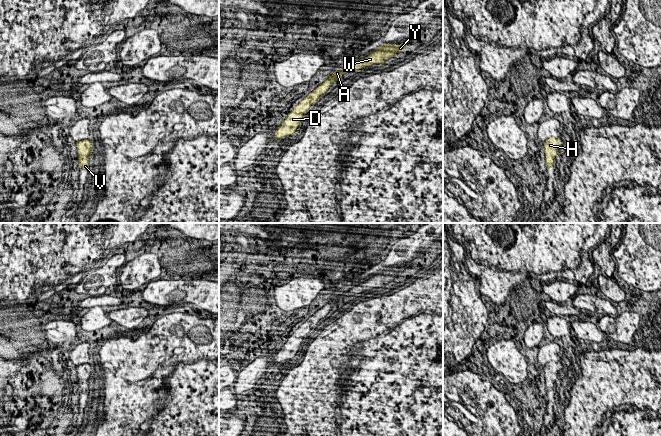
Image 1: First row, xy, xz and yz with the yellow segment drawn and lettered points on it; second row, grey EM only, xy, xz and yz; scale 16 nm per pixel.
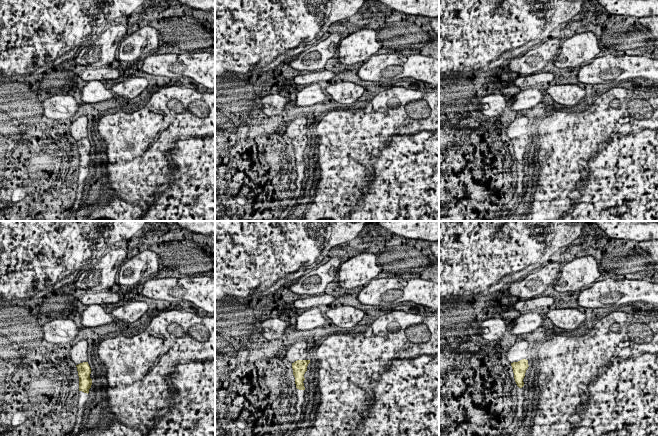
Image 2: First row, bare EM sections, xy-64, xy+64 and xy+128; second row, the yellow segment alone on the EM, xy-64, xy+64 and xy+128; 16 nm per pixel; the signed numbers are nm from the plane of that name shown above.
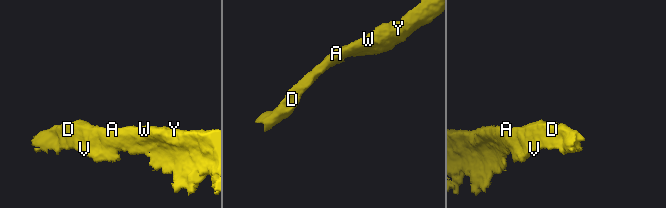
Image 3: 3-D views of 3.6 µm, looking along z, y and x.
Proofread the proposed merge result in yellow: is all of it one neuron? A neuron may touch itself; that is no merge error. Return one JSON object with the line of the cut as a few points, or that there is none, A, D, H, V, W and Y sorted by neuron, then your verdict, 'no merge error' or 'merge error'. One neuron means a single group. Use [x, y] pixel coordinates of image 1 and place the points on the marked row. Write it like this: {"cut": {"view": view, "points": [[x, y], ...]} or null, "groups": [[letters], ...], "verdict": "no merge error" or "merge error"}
{"cut": null, "groups": [["A", "D", "H", "V", "W", "Y"]], "verdict": "no merge error"}

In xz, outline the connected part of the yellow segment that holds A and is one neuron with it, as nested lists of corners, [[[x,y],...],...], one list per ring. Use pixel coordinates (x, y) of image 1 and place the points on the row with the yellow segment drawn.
[[[406,42],[400,45],[393,46],[392,44],[384,44],[378,47],[375,51],[370,53],[367,57],[361,58],[360,60],[353,62],[346,68],[337,69],[327,80],[320,84],[314,91],[310,92],[298,105],[296,105],[282,124],[277,128],[273,140],[280,139],[283,136],[288,136],[294,134],[298,126],[301,124],[301,119],[303,114],[313,105],[317,99],[327,92],[327,90],[332,86],[333,82],[337,80],[340,76],[348,72],[353,72],[355,70],[363,69],[366,66],[373,64],[382,65],[385,60],[394,57],[396,53],[404,51],[406,48]]]

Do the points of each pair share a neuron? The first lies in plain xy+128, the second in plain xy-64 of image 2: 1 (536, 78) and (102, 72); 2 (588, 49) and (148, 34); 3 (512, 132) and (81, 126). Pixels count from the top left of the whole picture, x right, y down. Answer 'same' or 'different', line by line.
1: same
2: same
3: same

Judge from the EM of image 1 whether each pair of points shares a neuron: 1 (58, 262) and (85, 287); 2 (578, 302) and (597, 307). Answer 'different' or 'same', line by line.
1: different
2: same

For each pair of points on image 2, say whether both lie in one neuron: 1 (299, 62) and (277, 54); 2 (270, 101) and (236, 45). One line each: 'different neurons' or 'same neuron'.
1: different neurons
2: different neurons

